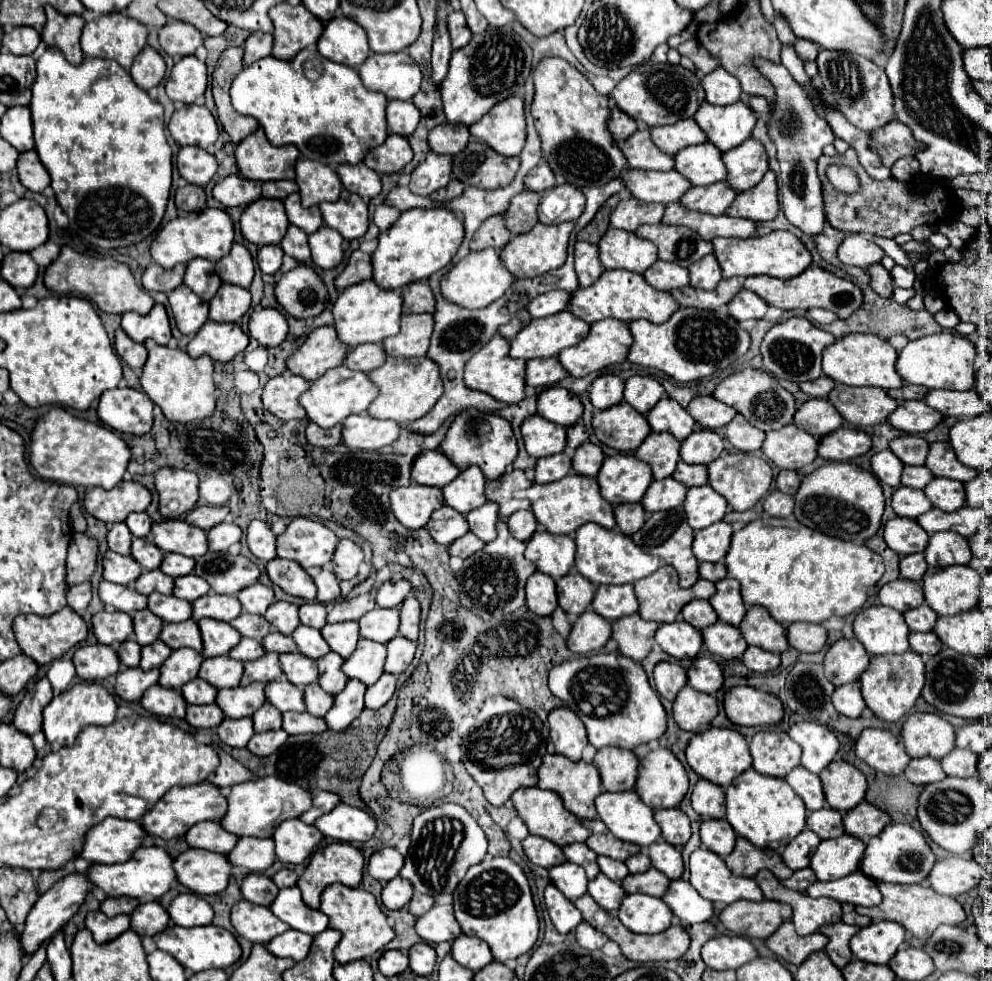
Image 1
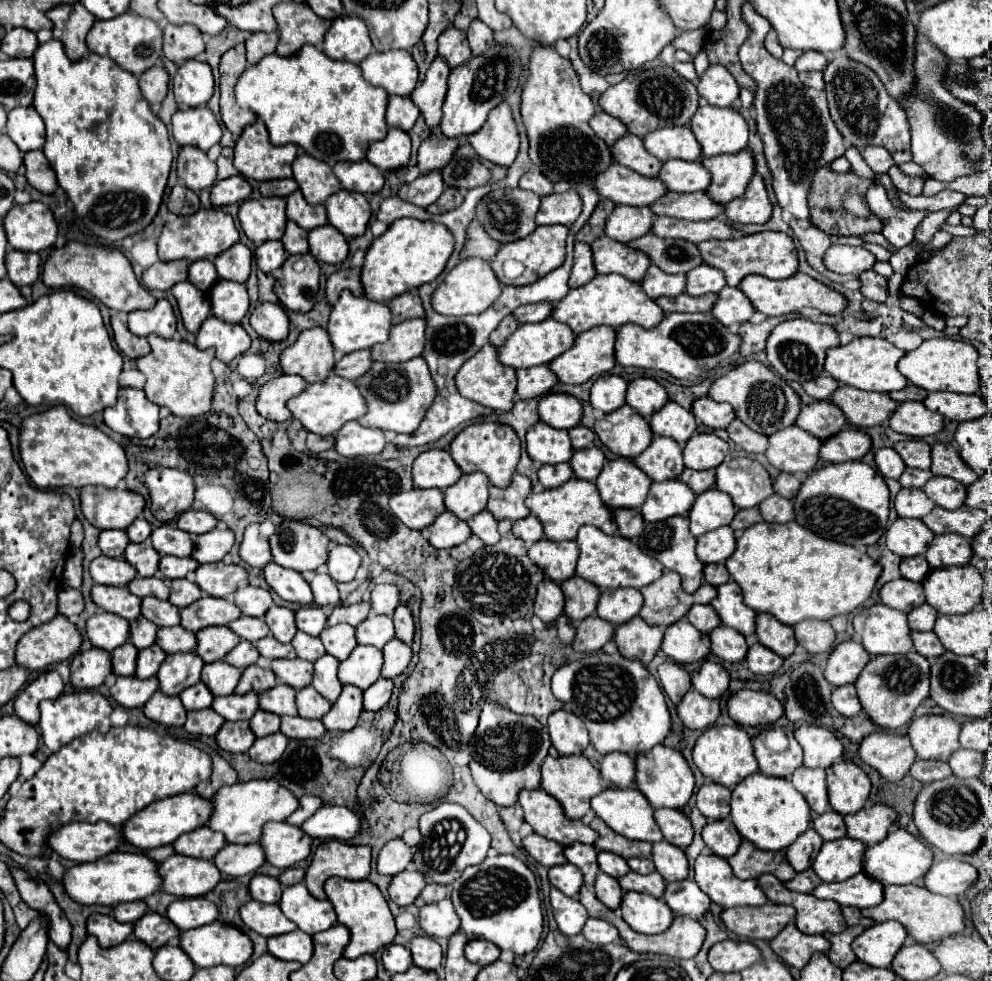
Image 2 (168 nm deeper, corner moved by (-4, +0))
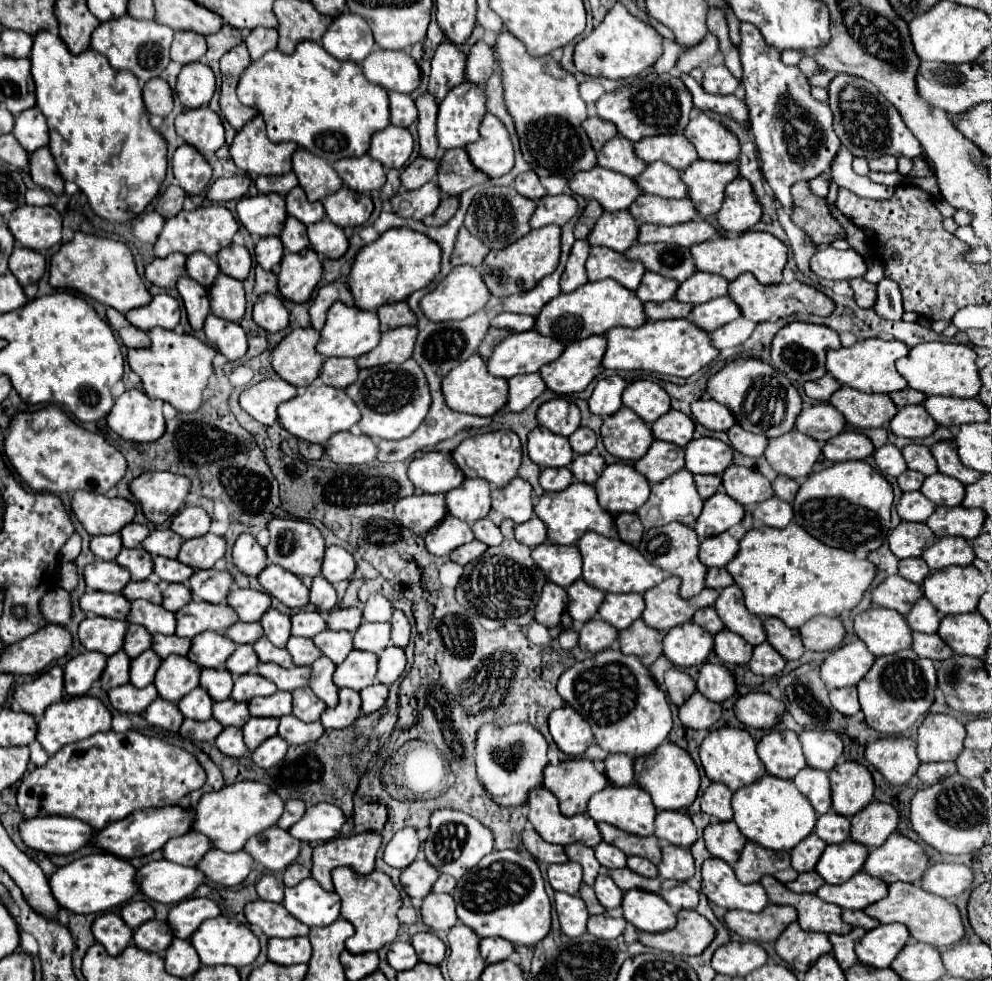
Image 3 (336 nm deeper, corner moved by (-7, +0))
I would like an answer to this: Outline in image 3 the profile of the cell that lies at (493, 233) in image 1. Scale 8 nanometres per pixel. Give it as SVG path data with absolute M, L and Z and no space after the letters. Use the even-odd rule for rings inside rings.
M461 228L457 242L455 242L455 252L453 252L451 264L453 266L459 266L459 264L481 266L487 254L489 254L489 246L481 244L473 234L469 234L469 230Z

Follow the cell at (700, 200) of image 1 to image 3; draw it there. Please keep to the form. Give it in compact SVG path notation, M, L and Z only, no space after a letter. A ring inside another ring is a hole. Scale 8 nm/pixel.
M643 194L637 198L637 202L629 206L629 212L639 224L683 224L697 218L697 208L691 198L669 200L653 194Z

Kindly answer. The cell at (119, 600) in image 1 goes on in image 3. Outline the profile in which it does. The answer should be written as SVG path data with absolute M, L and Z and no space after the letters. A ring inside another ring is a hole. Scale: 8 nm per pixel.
M93 592L81 596L79 600L81 608L85 612L91 612L95 616L109 616L115 620L127 620L127 614L131 610L131 602L123 594L111 594L111 592Z

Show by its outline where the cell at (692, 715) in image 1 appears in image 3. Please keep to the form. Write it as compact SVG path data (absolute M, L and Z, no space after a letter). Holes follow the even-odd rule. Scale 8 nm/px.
M695 692L681 708L679 708L679 720L683 726L693 730L711 728L721 718L721 704L709 702L701 692Z

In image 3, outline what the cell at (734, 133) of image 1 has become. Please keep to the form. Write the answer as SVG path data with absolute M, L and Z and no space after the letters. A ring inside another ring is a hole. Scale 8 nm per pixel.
M697 112L685 128L685 136L697 148L701 160L711 162L733 162L739 158L741 144L739 138L727 130L715 118L709 118L705 112ZM717 156L717 158L707 158Z

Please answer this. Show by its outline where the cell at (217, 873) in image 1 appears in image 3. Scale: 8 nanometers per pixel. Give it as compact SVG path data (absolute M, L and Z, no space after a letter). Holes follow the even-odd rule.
M157 860L137 870L137 882L139 890L143 890L149 900L177 904L193 896L193 892L205 882L205 874L197 868Z

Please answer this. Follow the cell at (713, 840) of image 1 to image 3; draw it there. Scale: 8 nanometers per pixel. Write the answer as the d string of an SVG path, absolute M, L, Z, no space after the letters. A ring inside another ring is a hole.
M733 820L729 822L715 822L715 824L709 824L705 828L705 844L707 844L707 850L729 862L731 866L737 862L737 858L741 856L741 850L745 846L745 836L739 832L737 824Z

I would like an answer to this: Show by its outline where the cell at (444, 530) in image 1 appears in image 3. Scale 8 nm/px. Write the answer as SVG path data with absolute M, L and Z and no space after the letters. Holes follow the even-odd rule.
M447 514L443 518L443 522L439 522L433 530L429 530L425 534L427 550L431 554L437 554L437 556L445 556L469 540L473 540L471 526L461 522L459 518L451 516L451 514Z

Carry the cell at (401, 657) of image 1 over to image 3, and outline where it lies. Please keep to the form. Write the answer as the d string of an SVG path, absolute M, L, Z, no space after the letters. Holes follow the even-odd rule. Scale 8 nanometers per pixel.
M387 646L379 658L379 672L377 672L377 680L385 686L391 686L405 670L407 658L405 652L397 646Z

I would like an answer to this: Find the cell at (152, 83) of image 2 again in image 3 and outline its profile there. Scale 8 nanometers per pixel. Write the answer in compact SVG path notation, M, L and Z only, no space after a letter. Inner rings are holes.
M151 78L143 86L143 100L149 114L167 116L173 110L173 94L163 78Z

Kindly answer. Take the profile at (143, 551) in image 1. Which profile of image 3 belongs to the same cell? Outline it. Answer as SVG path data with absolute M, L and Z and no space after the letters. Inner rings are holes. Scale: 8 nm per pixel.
M123 548L117 562L131 572L131 580L147 580L153 572L153 558L143 548Z

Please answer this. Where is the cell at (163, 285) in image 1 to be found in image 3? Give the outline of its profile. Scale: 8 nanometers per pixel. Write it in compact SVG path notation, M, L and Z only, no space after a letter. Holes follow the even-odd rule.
M169 254L167 258L155 258L145 268L145 278L161 288L175 288L177 280L185 274L185 254Z

